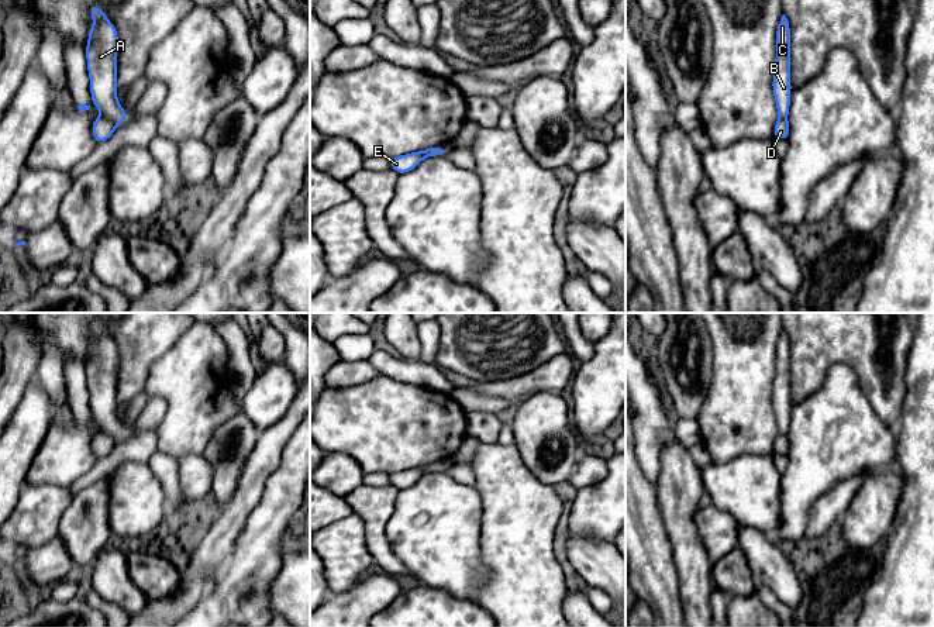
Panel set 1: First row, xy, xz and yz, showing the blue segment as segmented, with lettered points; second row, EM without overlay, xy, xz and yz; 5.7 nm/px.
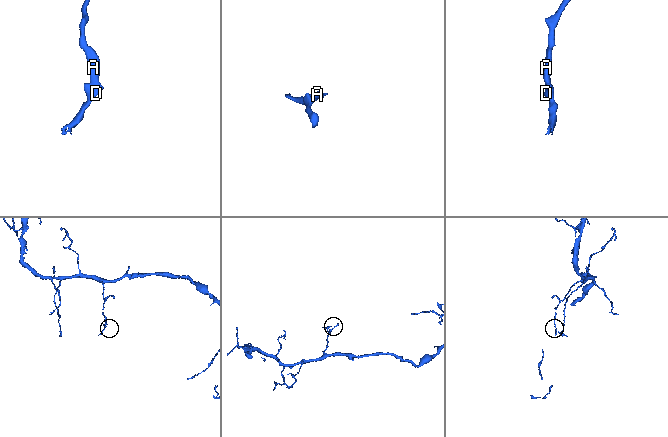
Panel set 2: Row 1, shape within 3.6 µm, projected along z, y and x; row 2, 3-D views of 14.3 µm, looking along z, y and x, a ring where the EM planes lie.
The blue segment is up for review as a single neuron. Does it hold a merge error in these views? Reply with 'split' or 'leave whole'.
split

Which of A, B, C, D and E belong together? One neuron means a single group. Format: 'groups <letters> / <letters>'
groups A B C / D E

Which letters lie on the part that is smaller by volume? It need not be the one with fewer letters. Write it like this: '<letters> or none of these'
D, E

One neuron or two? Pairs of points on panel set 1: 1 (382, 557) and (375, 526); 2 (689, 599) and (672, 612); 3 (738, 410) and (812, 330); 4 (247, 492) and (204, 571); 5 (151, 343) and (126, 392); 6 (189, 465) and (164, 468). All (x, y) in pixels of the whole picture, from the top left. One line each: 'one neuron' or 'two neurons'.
1: one neuron
2: two neurons
3: two neurons
4: one neuron
5: one neuron
6: two neurons

